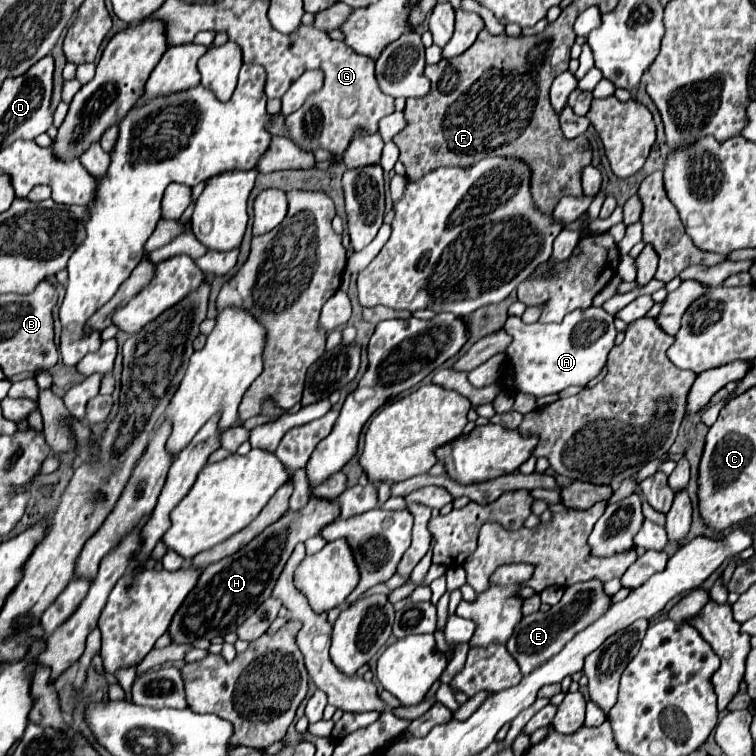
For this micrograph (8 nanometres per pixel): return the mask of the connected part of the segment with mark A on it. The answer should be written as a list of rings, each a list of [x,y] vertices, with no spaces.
[[[603,307],[575,309],[563,323],[551,325],[525,325],[521,317],[511,315],[505,323],[505,331],[513,337],[507,347],[509,375],[503,375],[503,385],[517,393],[529,393],[535,397],[559,393],[569,385],[583,387],[587,381],[597,377],[607,365],[607,355],[615,345],[617,329],[613,325],[613,315]]]

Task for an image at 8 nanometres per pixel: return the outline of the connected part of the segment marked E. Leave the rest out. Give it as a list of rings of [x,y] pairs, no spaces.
[[[591,579],[587,583],[569,585],[565,587],[563,599],[557,605],[553,605],[547,613],[537,611],[523,617],[523,621],[515,627],[505,647],[517,659],[521,673],[529,675],[535,667],[539,667],[539,663],[545,663],[547,659],[551,659],[551,655],[557,655],[579,631],[597,621],[609,607],[611,607],[611,595],[603,595],[603,581]]]

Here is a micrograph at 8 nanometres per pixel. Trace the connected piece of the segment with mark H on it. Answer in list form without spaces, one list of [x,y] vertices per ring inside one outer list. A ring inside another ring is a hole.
[[[313,499],[309,501],[309,505],[305,505],[299,511],[287,511],[279,521],[275,521],[273,525],[269,525],[261,535],[257,535],[251,543],[247,543],[241,551],[233,553],[231,557],[221,559],[215,565],[209,565],[207,569],[203,569],[197,585],[193,587],[193,591],[185,597],[183,605],[177,609],[177,613],[173,615],[173,621],[169,625],[169,635],[173,643],[195,643],[197,639],[213,639],[213,637],[223,637],[231,631],[237,631],[237,627],[255,613],[255,609],[259,607],[259,603],[267,601],[271,597],[271,591],[289,559],[289,555],[293,553],[295,545],[301,541],[307,541],[309,537],[319,535],[319,531],[327,525],[333,523],[339,517],[339,507],[333,503],[327,503],[325,499]]]

